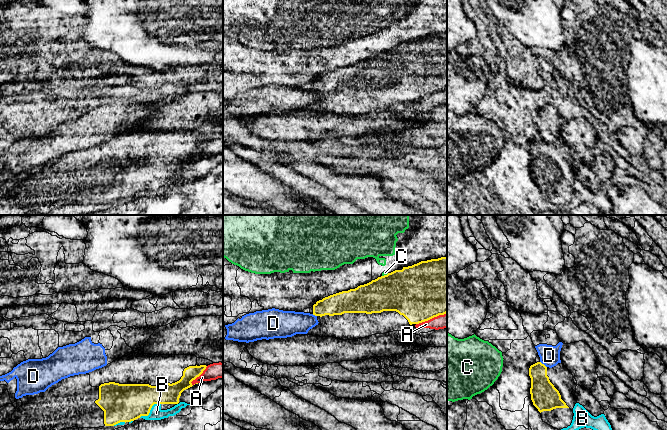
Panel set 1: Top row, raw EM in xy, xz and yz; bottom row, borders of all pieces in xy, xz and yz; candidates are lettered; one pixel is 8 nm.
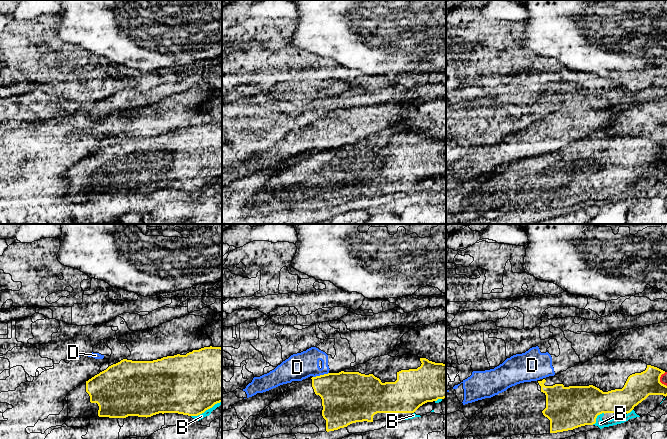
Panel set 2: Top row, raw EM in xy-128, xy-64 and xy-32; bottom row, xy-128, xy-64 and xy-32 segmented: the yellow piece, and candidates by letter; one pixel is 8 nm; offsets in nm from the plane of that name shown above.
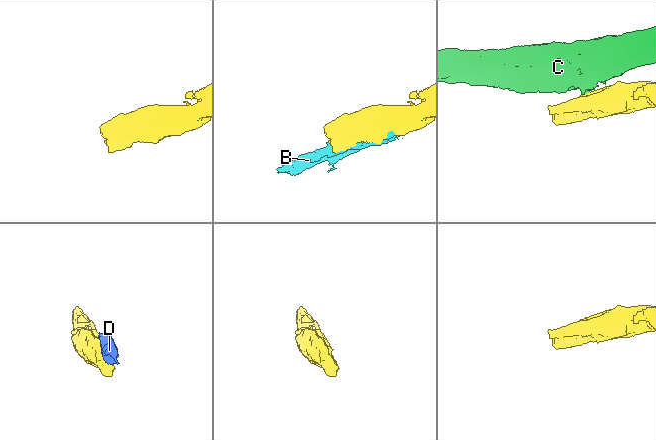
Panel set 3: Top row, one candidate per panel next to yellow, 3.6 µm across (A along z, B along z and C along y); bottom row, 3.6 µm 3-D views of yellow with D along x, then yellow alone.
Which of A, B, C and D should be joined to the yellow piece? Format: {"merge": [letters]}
{"merge": []}

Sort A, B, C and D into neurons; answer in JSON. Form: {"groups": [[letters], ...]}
{"groups": [["A", "B"], ["C"], ["D"]]}

